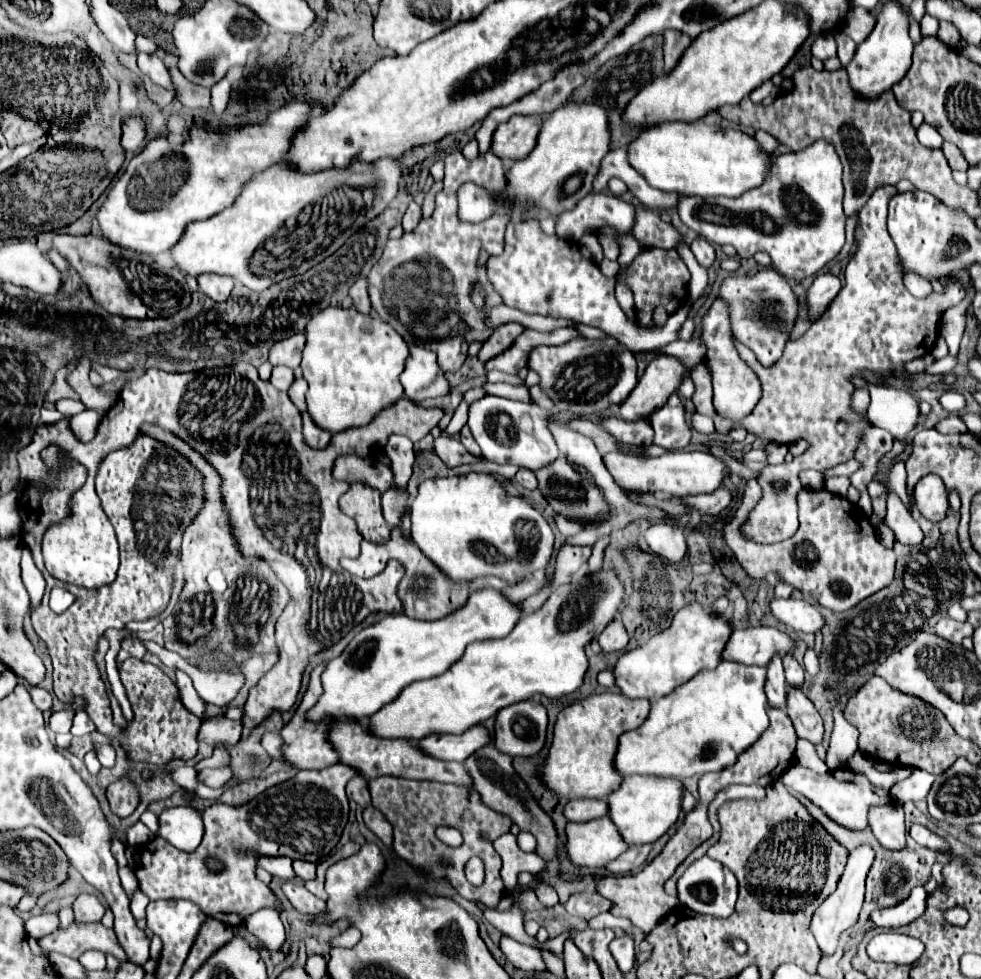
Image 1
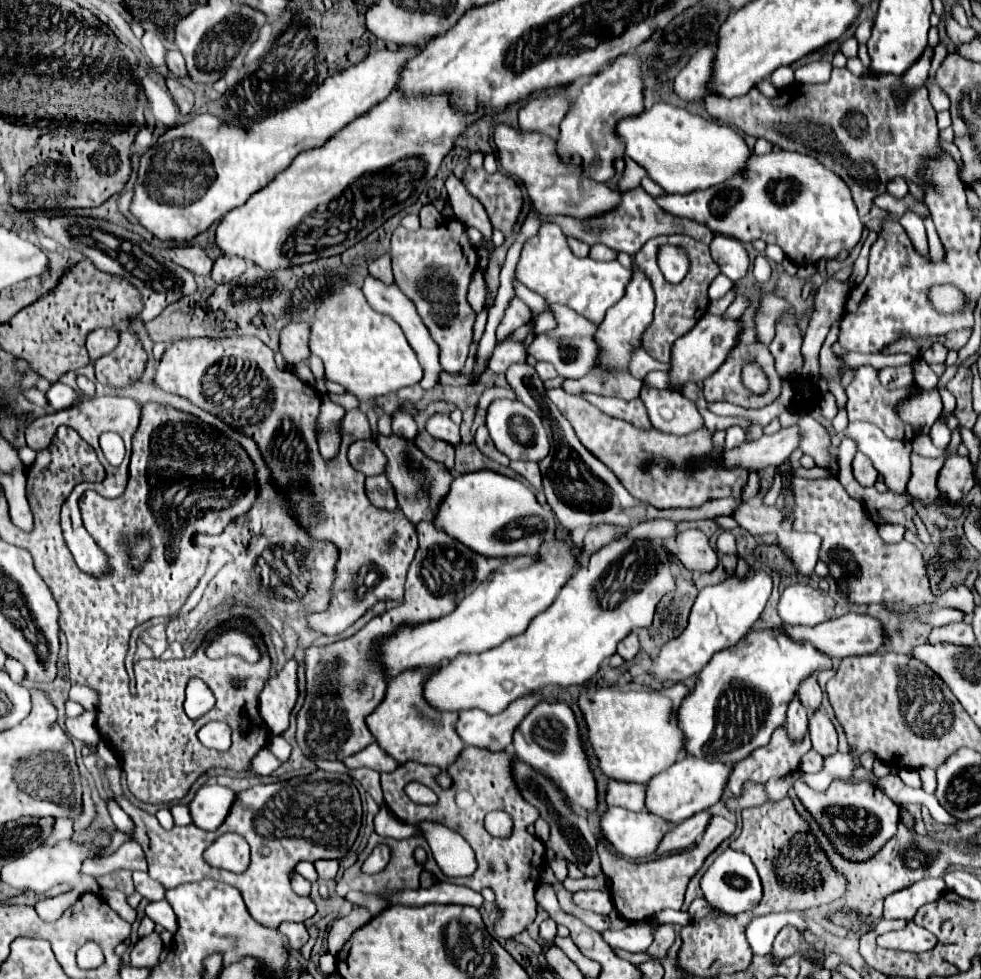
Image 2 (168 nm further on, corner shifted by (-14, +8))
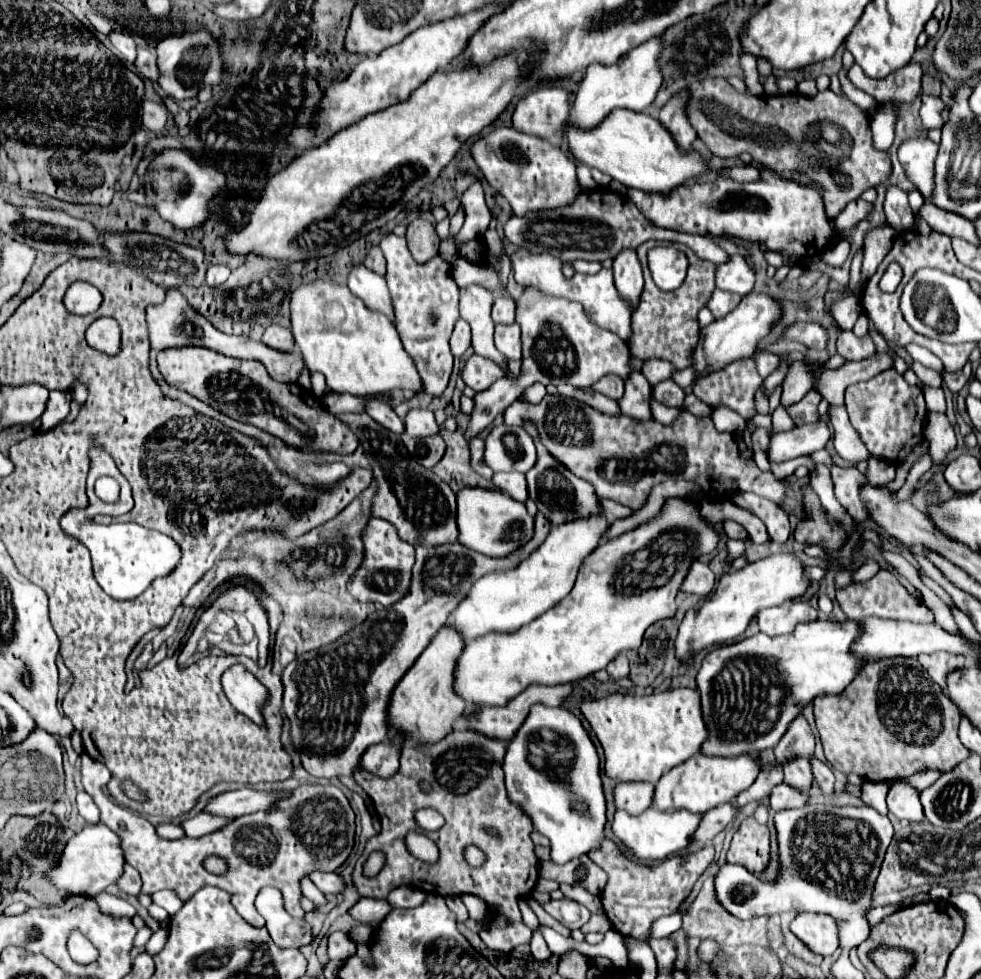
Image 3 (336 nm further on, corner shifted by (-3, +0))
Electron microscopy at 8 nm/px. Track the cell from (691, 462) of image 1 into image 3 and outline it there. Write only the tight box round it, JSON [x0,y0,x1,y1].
[767,420,831,462]

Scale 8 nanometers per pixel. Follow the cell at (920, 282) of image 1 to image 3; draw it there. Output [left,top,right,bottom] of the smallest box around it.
[885,186,915,232]

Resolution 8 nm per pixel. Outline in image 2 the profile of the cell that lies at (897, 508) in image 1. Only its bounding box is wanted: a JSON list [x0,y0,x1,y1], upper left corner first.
[842,422,912,494]

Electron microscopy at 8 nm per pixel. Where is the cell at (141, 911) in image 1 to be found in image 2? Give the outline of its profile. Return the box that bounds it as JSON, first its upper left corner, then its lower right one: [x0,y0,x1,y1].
[146,900,178,934]

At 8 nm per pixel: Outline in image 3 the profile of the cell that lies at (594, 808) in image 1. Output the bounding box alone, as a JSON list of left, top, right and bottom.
[615,782,655,816]

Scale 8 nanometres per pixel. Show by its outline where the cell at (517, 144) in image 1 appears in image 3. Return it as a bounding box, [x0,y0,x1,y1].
[513,86,569,138]

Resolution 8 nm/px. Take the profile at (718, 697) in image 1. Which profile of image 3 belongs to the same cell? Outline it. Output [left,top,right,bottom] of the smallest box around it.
[697,620,867,758]

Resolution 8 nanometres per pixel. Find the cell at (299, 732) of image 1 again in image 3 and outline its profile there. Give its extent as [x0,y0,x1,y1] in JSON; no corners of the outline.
[281,514,551,778]

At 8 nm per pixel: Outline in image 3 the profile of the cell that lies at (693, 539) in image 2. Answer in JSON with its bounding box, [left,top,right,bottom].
[681,562,715,596]

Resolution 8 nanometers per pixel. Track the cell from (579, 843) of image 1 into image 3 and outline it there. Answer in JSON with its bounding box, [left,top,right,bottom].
[613,806,703,860]

